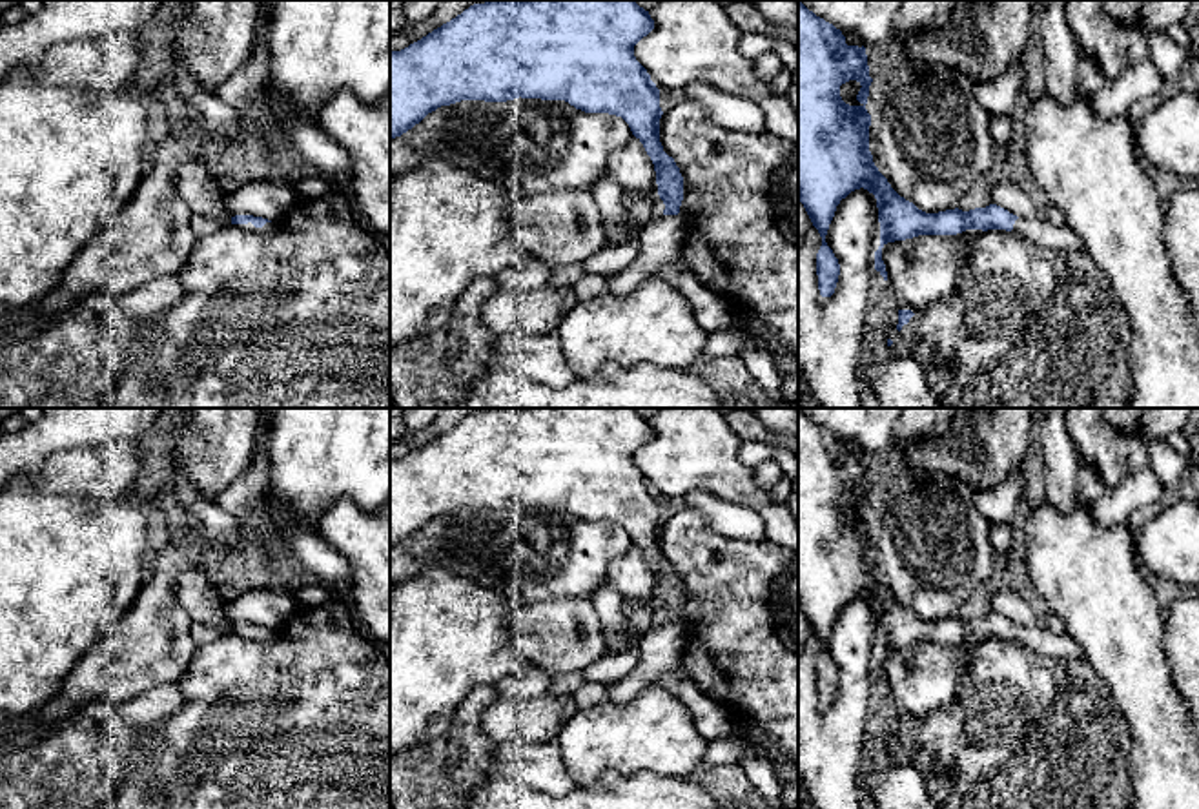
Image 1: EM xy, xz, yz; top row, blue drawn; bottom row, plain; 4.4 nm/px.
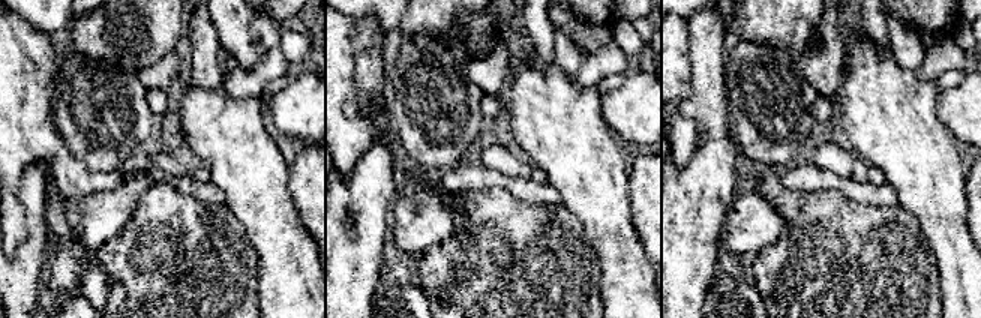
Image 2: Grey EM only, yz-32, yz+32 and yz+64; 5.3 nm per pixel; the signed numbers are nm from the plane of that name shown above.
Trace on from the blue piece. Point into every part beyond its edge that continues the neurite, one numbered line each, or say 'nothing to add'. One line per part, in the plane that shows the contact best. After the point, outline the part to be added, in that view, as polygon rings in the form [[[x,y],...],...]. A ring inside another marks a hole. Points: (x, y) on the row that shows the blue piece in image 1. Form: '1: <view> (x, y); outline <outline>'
1: xy (268, 226); outline [[[248,222],[248,224],[235,224],[235,226],[248,231],[248,233],[270,235],[277,224],[266,222],[262,228],[255,228],[251,222]]]

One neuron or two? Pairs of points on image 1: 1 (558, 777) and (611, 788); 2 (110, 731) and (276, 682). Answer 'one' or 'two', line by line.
1: two
2: one

